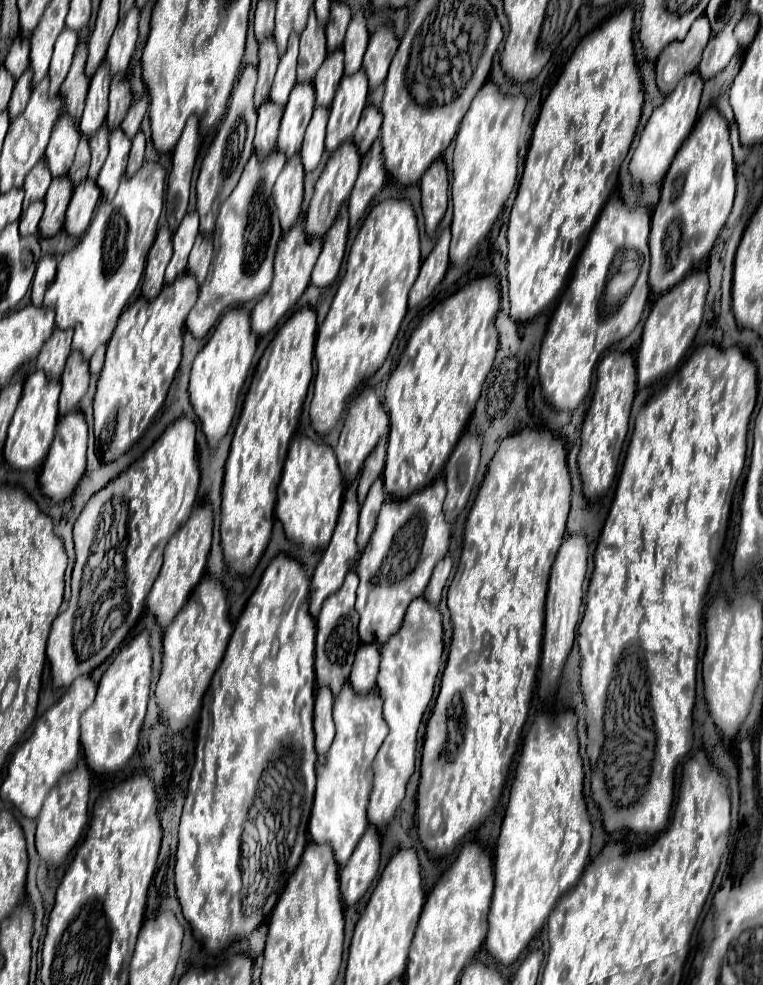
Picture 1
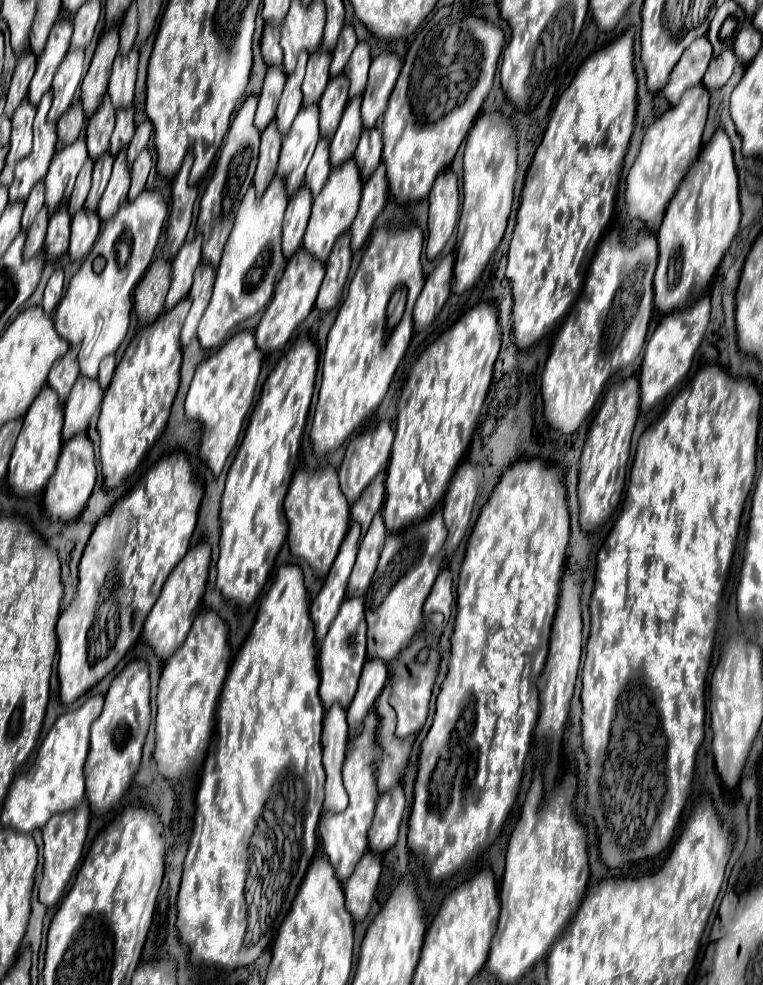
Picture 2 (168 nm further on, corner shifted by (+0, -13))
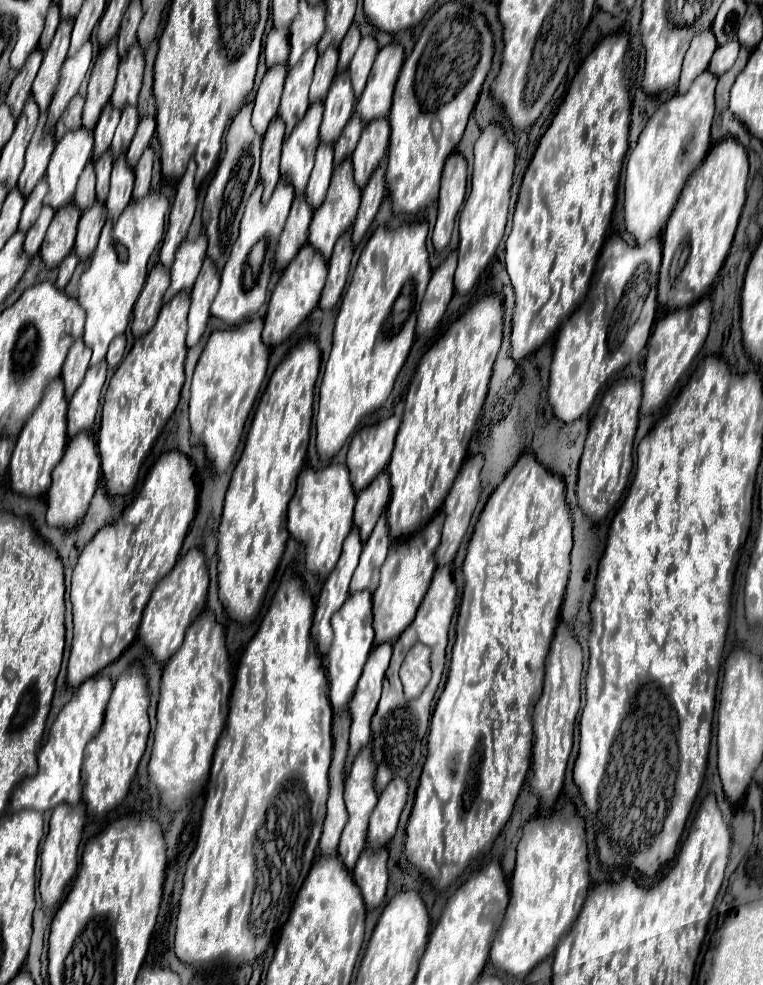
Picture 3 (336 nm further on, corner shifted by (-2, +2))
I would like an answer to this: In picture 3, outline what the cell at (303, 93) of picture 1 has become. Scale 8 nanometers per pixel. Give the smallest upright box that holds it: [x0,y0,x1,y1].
[280,102,322,196]

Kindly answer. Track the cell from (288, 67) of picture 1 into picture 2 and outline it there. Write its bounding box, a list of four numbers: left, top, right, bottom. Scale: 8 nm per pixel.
[276,51,308,135]

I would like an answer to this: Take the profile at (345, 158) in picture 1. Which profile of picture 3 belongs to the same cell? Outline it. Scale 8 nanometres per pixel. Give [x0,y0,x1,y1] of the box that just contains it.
[308,158,360,260]

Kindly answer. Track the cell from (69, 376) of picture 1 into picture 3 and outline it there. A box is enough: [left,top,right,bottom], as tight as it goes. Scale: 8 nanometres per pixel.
[68,362,106,438]

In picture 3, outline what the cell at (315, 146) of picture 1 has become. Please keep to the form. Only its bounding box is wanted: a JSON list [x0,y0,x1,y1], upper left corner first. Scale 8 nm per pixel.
[306,144,334,208]

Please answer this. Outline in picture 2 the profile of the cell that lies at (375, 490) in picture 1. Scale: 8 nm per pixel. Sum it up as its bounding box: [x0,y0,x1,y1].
[348,513,386,597]

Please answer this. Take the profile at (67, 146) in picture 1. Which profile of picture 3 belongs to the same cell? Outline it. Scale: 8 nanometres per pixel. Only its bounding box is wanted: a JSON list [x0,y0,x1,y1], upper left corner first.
[44,128,94,210]

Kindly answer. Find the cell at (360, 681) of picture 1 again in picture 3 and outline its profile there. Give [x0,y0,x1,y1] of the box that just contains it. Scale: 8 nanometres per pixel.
[346,642,392,772]

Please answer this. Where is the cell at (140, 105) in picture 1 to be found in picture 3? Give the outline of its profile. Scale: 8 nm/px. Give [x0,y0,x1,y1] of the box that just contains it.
[128,116,156,168]

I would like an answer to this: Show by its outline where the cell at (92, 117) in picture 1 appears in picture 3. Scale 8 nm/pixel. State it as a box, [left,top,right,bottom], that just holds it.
[92,102,120,160]

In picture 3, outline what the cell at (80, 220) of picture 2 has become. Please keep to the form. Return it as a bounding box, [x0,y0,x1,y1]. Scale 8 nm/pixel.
[74,200,106,260]

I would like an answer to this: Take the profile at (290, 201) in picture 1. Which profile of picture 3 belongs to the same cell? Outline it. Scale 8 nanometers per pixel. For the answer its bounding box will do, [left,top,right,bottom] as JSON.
[274,196,314,270]

